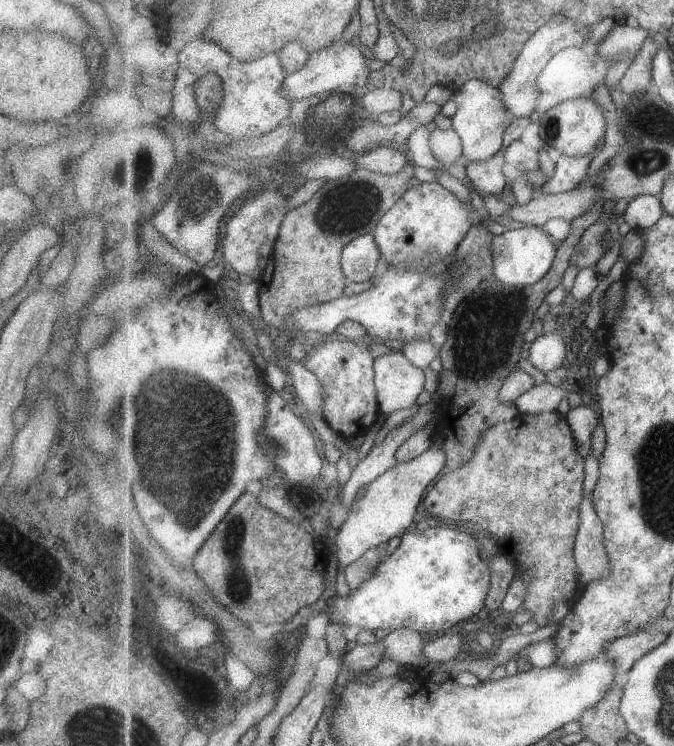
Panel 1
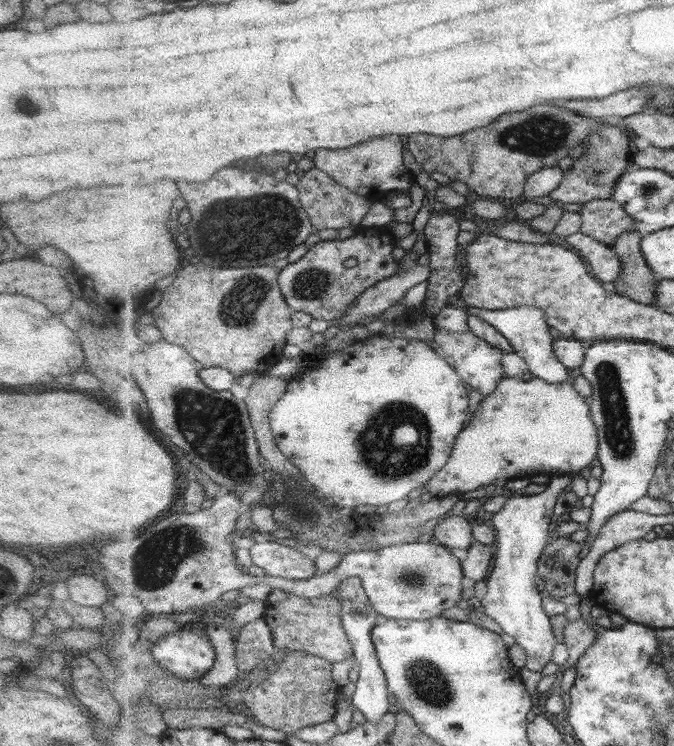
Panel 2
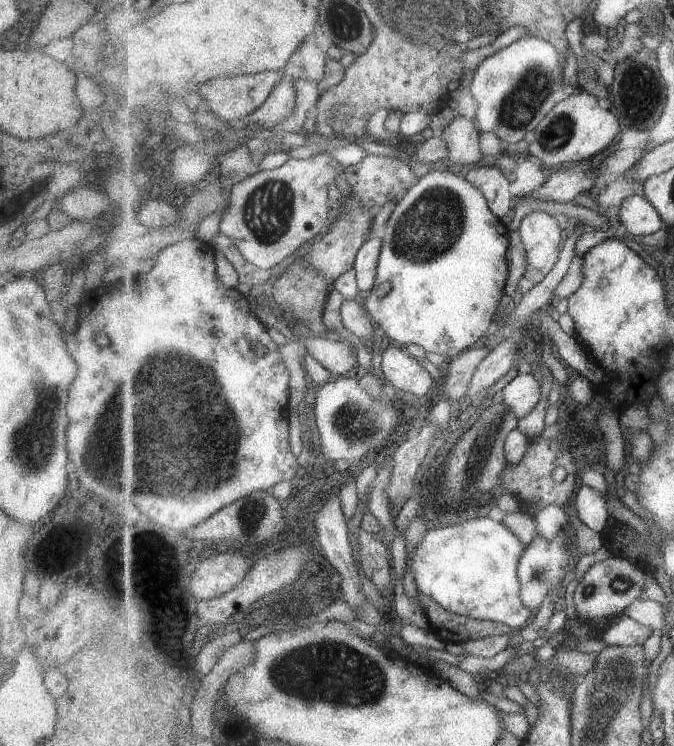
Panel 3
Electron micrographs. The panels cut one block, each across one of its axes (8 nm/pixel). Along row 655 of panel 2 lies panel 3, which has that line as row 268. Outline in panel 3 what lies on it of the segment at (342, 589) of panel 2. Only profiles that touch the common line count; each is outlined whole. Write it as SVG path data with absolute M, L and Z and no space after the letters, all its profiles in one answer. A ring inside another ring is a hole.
M377 234L367 240L357 254L354 268L357 274L358 286L363 294L375 288L382 248L382 235Z

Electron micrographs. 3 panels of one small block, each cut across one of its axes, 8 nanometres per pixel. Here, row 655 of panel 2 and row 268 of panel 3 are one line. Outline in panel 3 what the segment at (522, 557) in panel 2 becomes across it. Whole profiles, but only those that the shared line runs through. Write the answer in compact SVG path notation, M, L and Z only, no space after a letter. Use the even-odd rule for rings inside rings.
M531 212L520 226L522 244L527 252L527 269L519 281L521 293L527 294L541 284L558 262L561 246L561 226L555 215L547 212Z

